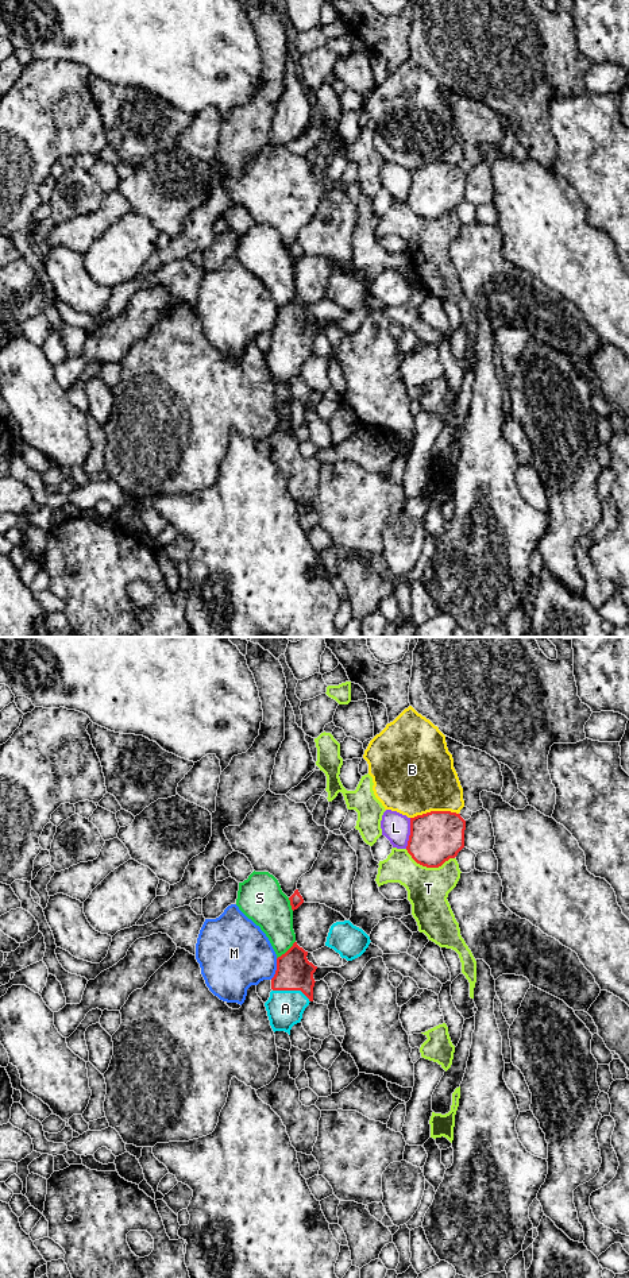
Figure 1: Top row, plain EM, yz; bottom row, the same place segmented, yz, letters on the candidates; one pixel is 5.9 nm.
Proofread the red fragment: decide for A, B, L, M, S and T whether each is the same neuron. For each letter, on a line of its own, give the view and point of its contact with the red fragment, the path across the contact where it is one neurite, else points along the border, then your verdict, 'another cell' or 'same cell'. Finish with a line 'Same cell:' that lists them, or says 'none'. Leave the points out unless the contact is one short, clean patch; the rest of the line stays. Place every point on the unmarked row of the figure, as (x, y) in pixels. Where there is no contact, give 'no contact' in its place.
A: contact yz (292, 342); way yz (294, 324), (292, 342), (285, 360); same cell
B: contact yz (433, 163); another cell
L: contact yz (411, 185); another cell
M: contact yz (277, 321); border yz (277, 311), (277, 321), (270, 331); another cell
S: contact yz (288, 302); another cell
T: contact yz (429, 219); another cell
Same cell: A

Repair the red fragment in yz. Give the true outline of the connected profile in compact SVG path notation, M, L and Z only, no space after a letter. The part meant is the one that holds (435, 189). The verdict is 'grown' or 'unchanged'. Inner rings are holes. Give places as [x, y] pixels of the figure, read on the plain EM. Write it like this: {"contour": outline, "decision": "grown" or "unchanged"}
{"contour": "M431 163L410 170L406 202L427 220L439 220L464 200L466 173L451 163Z", "decision": "unchanged"}

